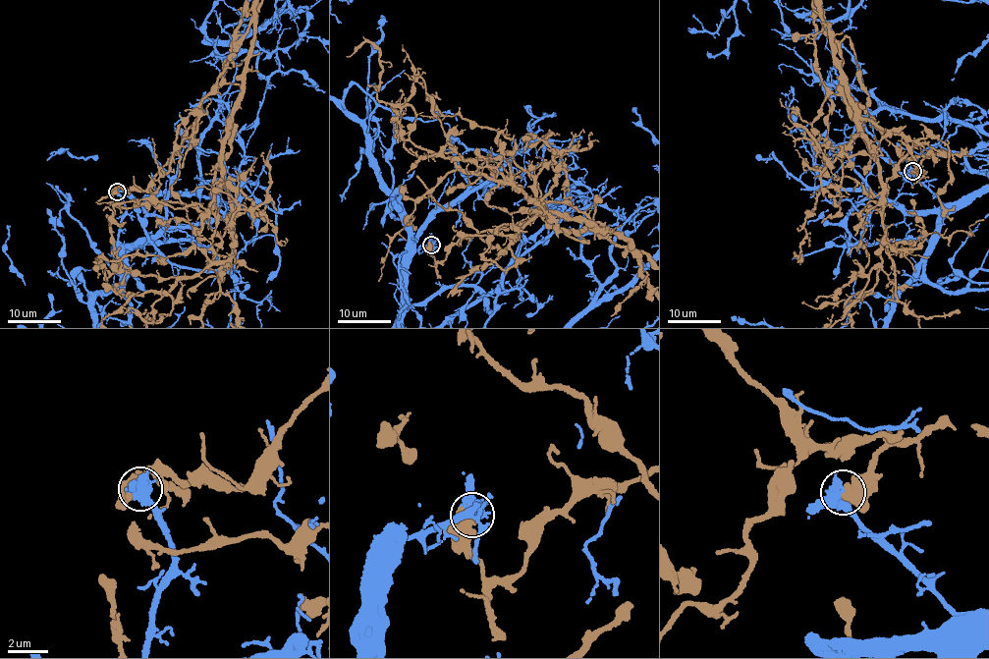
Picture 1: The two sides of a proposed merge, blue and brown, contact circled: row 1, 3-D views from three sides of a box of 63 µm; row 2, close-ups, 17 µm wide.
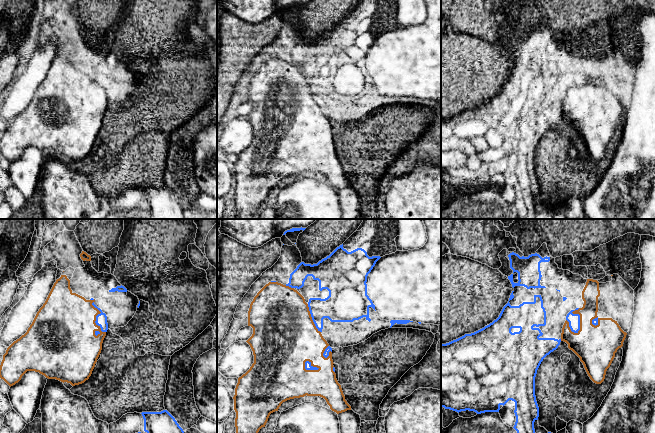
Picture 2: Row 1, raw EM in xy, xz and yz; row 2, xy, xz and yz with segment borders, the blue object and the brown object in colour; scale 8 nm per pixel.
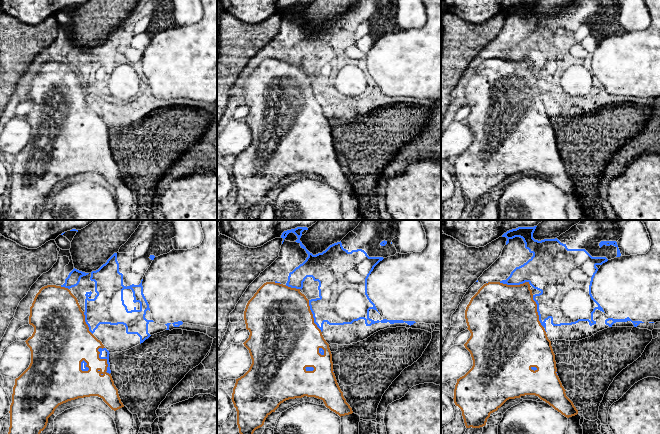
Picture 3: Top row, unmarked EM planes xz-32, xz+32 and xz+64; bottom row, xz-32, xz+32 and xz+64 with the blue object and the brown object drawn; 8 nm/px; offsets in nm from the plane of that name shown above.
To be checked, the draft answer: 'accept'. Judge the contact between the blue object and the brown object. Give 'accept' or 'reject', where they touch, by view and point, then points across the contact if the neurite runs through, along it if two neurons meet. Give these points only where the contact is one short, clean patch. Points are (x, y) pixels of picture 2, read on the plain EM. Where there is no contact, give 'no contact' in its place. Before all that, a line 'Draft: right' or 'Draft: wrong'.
Draft: wrong
reject; contact xy (96, 93)

